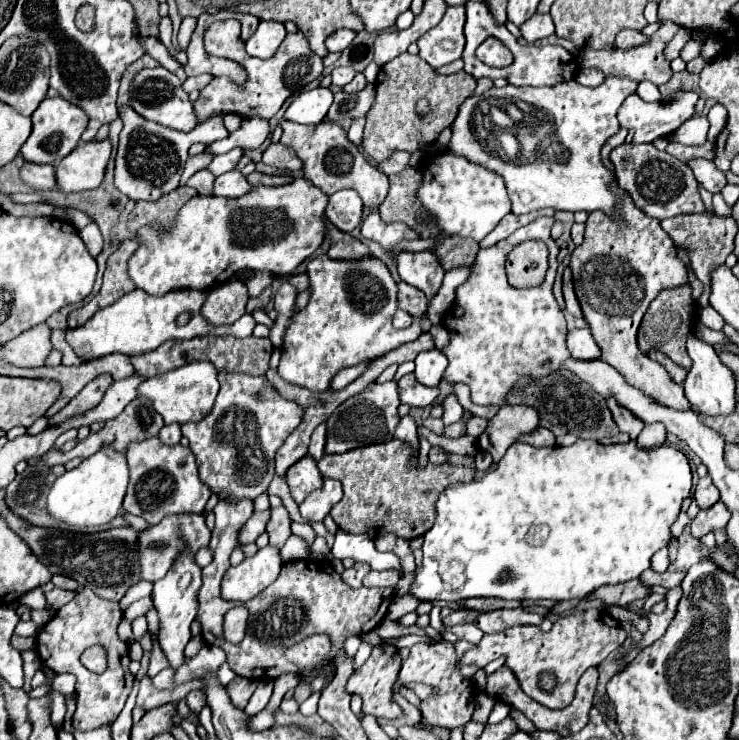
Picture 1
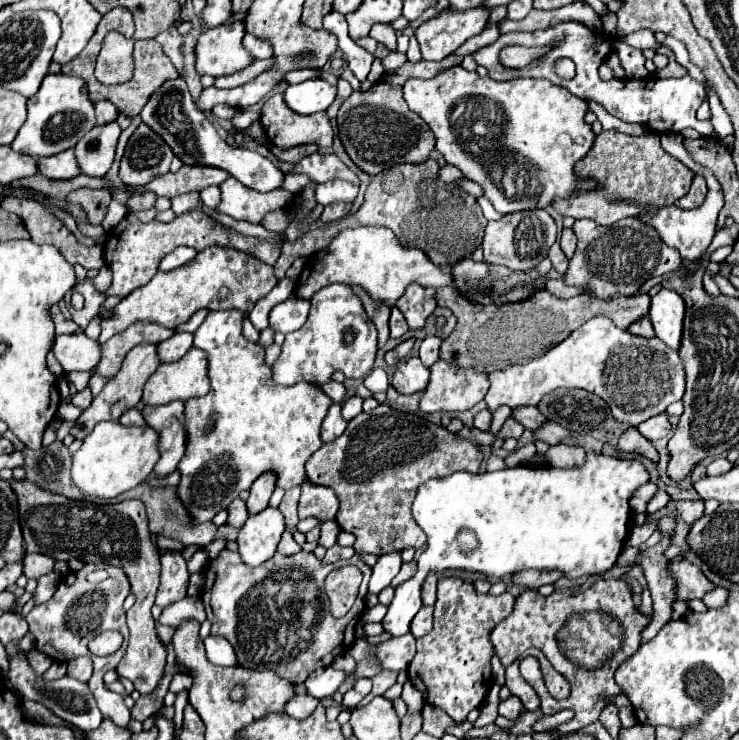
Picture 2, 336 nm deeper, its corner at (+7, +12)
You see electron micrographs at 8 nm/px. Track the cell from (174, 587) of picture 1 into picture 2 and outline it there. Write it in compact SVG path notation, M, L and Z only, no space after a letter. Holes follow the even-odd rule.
M174 400L162 406L144 406L142 416L146 424L160 434L160 460L154 466L154 474L164 478L172 474L184 456L186 430L184 430L184 402Z

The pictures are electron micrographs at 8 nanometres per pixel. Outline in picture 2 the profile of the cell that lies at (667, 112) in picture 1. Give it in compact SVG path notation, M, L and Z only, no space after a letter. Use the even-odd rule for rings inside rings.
M562 22L558 26L546 28L546 30L538 30L536 32L512 32L512 34L504 34L500 36L494 44L480 48L474 56L474 60L478 62L478 66L484 66L490 74L492 80L504 82L504 80L512 80L512 78L546 78L558 86L568 88L574 96L586 100L586 102L596 102L600 104L608 114L624 120L624 122L638 122L648 126L652 132L680 132L682 128L694 128L698 130L702 136L710 136L714 132L710 120L696 120L696 110L700 108L700 104L704 102L706 94L704 94L704 86L694 80L692 76L682 76L682 78L646 78L646 80L602 80L598 76L598 66L608 58L608 54L614 50L612 44L612 36L600 34L598 38L592 34L592 30L586 24L580 22ZM550 42L558 42L558 48L552 48L544 58L532 62L530 66L522 68L522 70L512 70L512 68L504 68L500 64L500 50L506 46L542 46L542 44L550 44ZM560 58L570 58L576 64L576 78L574 80L564 80L556 74L554 64Z

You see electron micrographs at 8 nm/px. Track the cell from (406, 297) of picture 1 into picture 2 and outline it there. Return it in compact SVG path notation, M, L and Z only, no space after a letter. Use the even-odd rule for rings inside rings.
M410 284L396 306L404 314L408 328L418 330L426 324L426 318L436 308L436 290L424 288L420 284Z

